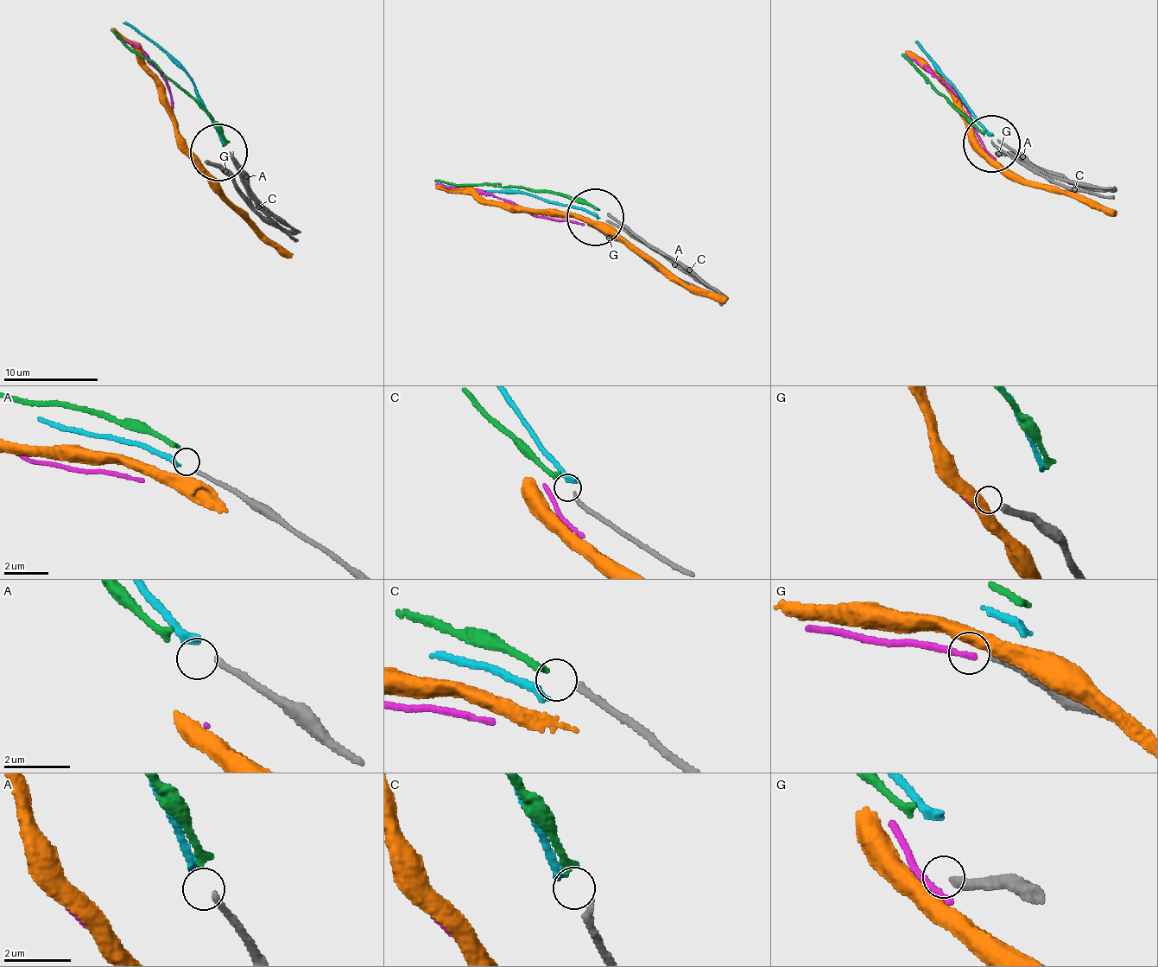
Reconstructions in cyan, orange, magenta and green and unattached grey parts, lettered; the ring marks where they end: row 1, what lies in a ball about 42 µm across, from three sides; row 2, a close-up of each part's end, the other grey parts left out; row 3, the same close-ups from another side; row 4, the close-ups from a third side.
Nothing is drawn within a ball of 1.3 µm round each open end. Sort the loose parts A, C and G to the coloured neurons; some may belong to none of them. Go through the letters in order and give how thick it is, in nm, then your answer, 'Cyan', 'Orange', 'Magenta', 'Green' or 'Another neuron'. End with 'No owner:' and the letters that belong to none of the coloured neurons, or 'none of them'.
A: Thickness 170 nm. Cyan
C: Thickness 180 nm. Green
G: Thickness 280 nm. Another neuron
No owner: G

